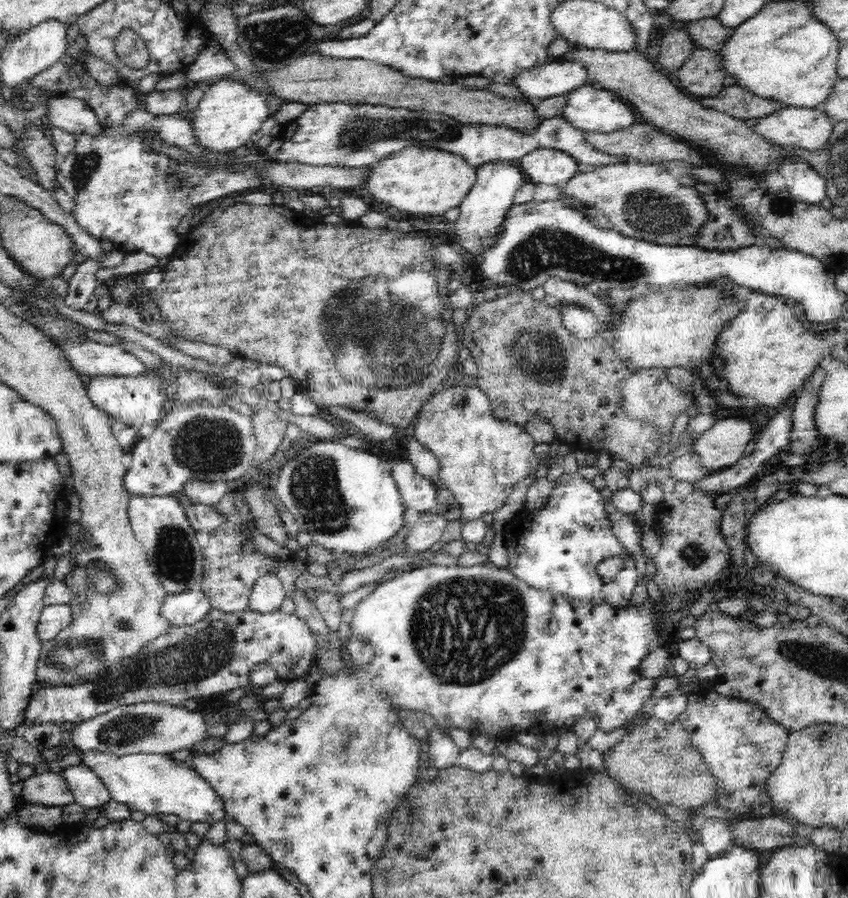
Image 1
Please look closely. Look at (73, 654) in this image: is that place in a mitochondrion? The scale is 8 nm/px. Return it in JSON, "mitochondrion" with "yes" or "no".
{"mitochondrion":"yes"}

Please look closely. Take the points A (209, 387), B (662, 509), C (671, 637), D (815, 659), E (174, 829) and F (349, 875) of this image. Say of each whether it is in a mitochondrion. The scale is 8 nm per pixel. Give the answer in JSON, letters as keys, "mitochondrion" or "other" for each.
{"A":"other","B":"other","C":"other","D":"mitochondrion","E":"other","F":"other"}

